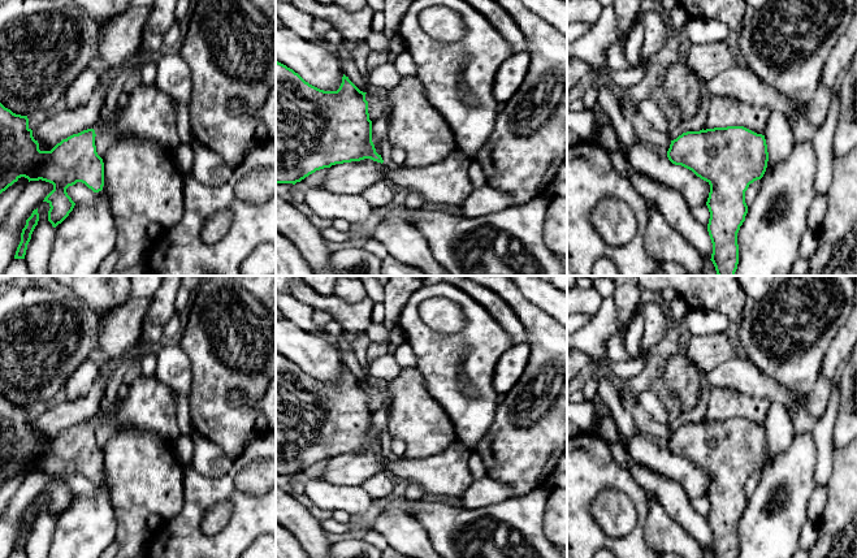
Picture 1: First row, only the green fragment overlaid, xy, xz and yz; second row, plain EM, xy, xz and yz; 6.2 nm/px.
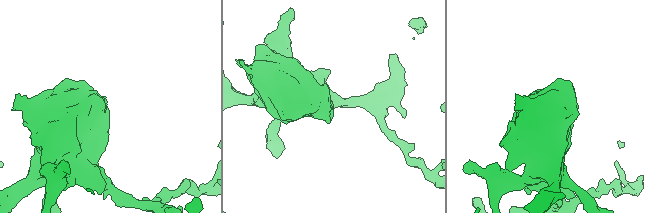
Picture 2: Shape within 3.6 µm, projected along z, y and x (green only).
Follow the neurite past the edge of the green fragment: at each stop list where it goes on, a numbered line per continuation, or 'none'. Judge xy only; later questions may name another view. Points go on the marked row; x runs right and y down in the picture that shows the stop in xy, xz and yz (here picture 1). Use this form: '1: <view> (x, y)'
1: xy (151, 113)

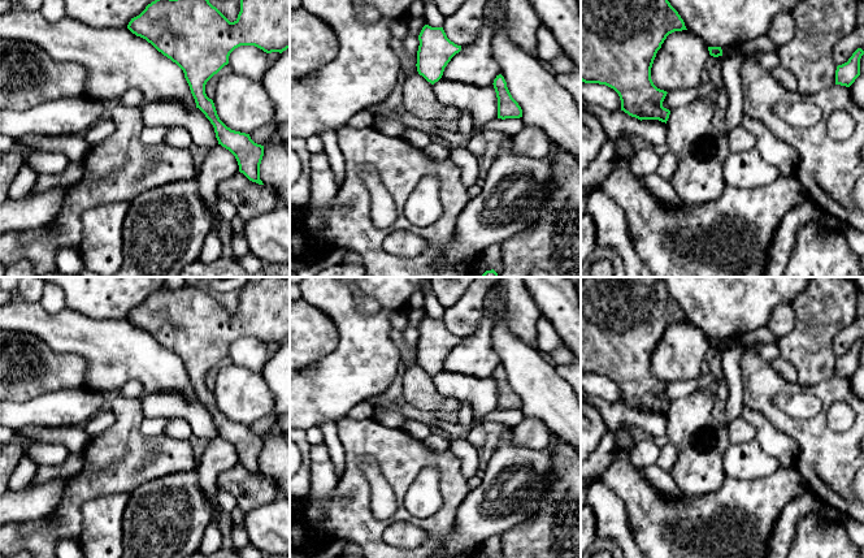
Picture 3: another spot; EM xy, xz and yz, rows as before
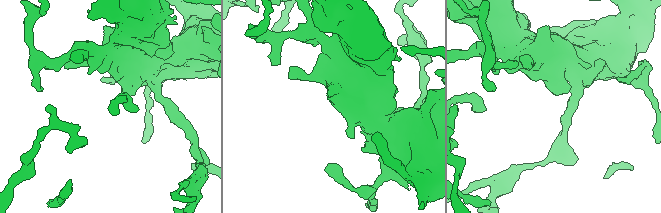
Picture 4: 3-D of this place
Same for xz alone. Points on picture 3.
none

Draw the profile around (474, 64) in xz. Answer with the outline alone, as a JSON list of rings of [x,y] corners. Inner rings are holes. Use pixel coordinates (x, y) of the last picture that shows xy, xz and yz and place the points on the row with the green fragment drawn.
[[[489,4],[483,8],[483,23],[479,34],[451,59],[442,75],[444,79],[486,87],[502,74],[499,64],[492,57],[495,26],[489,18],[492,7]]]

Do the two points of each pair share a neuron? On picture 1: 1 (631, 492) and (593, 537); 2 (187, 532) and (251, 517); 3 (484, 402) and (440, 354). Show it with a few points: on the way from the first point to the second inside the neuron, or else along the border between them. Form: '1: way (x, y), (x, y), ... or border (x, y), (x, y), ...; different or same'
1: way (610, 483), (601, 483), (584, 500), (584, 517); same
2: way (203, 543), (225, 543), (236, 532); same
3: way (467, 402), (442, 380), (441, 371); same

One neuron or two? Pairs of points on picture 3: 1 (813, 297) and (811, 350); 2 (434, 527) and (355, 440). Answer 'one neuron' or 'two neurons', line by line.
1: one neuron
2: one neuron

